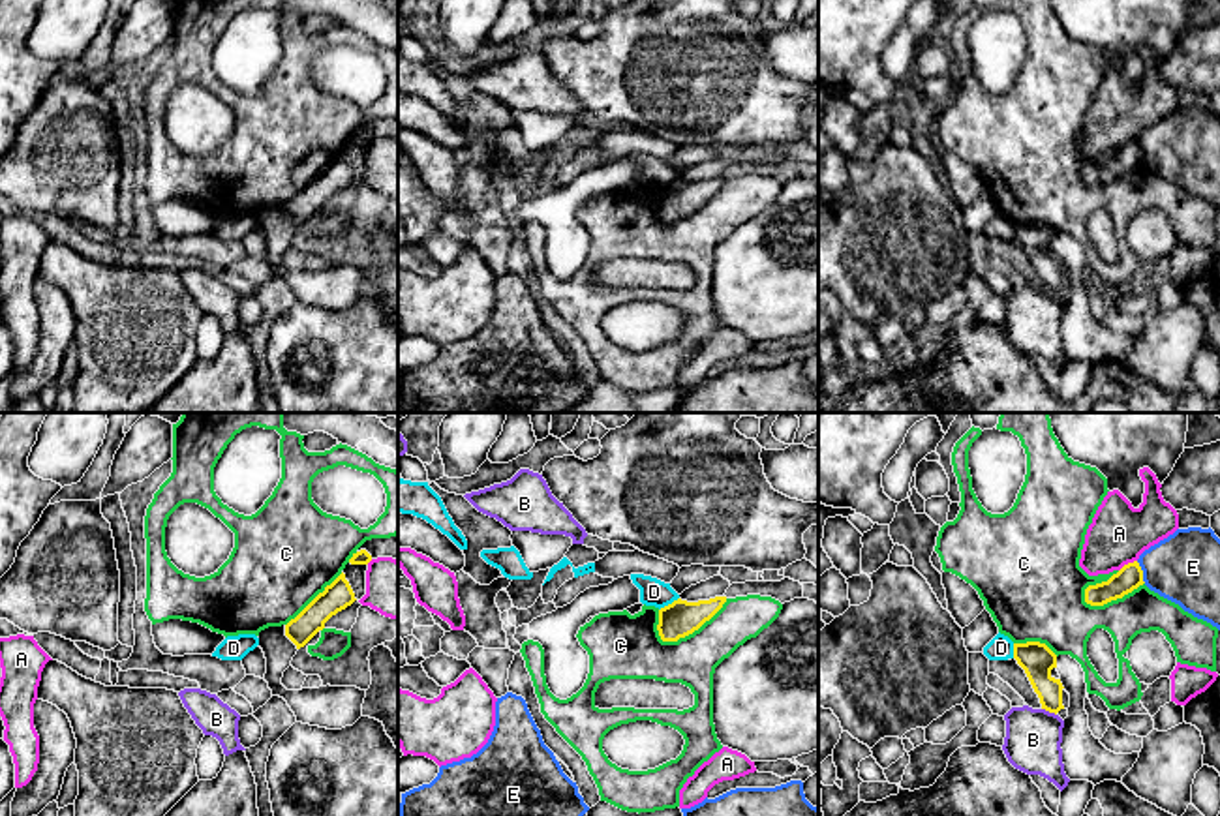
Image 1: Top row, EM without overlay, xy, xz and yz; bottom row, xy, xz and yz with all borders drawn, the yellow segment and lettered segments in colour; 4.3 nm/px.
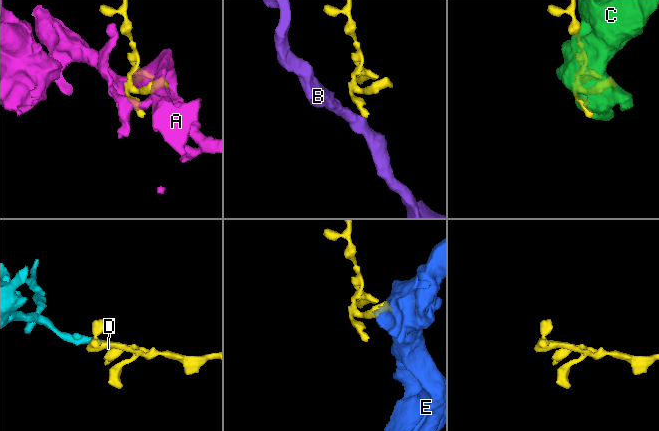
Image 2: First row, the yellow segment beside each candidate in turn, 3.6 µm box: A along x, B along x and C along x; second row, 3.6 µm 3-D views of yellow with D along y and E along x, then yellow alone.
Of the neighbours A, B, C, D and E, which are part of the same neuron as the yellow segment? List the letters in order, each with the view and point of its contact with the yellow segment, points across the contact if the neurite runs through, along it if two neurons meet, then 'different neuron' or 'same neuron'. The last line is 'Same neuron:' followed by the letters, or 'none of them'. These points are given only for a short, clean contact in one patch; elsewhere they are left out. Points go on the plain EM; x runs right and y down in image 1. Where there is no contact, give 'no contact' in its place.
A: meets yellow in yz at (1128, 143); different neuron
B: meets yellow in yz at (1050, 291); border along yz (1042, 287), (1055, 295); different neuron
C: meets yellow in yz at (1113, 179); different neuron
D: meets yellow in xz at (669, 184); border along xz (678, 177), (659, 190); different neuron
E: meets yellow in yz at (1142, 152); border along yz (1136, 141), (1145, 162); different neuron
Same neuron: none of them

